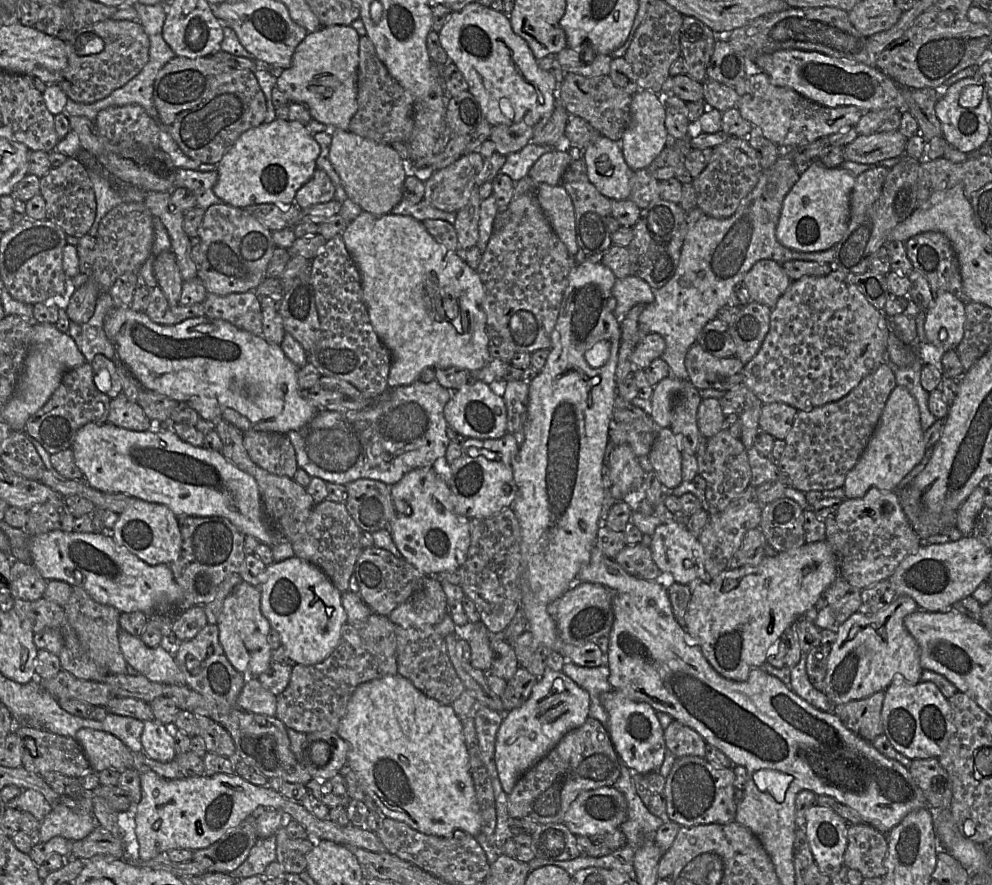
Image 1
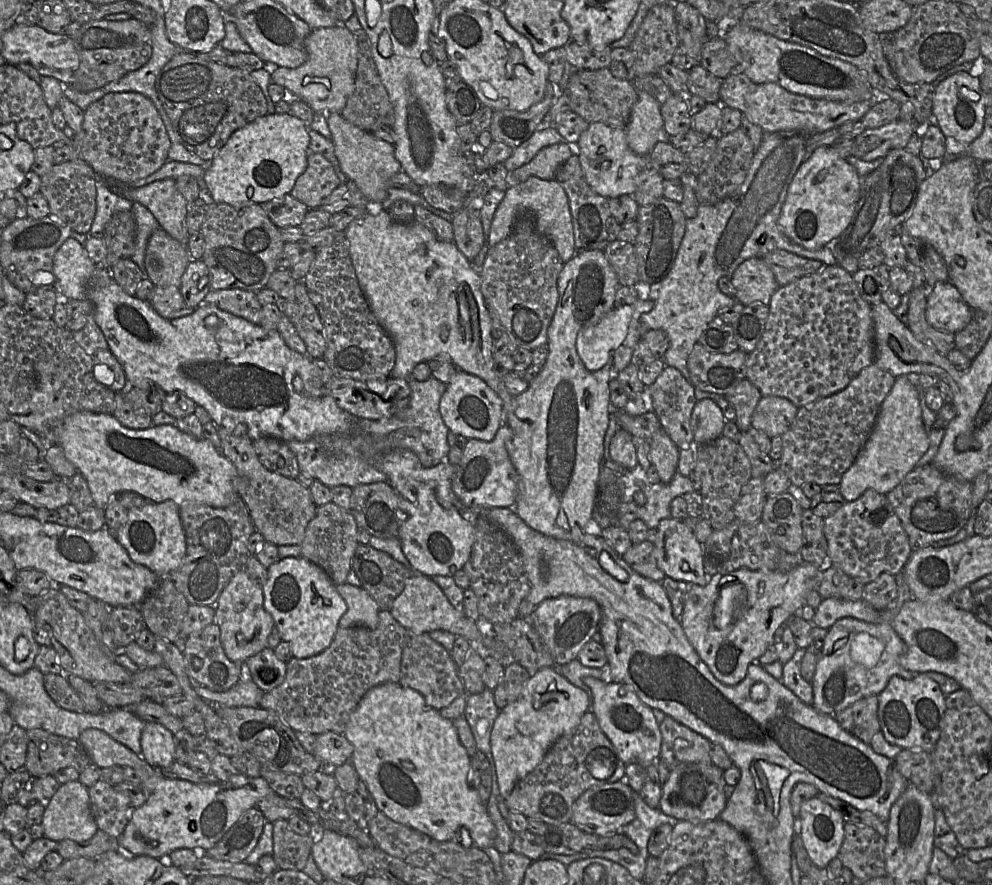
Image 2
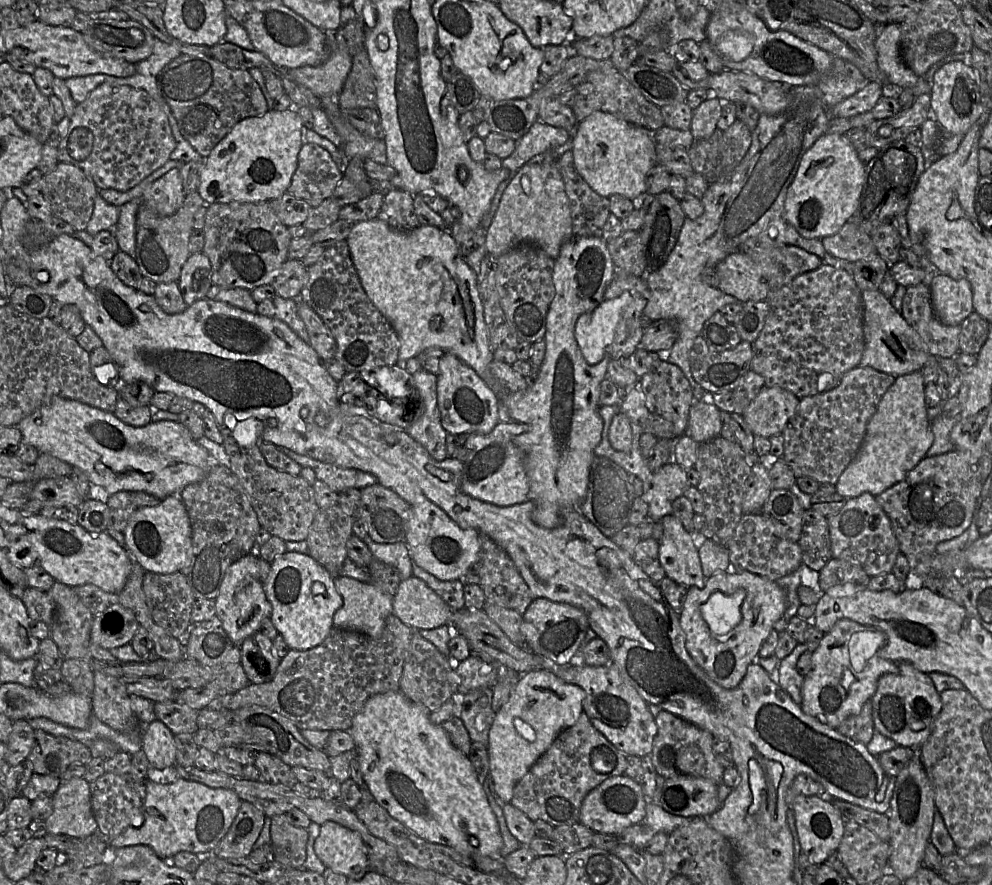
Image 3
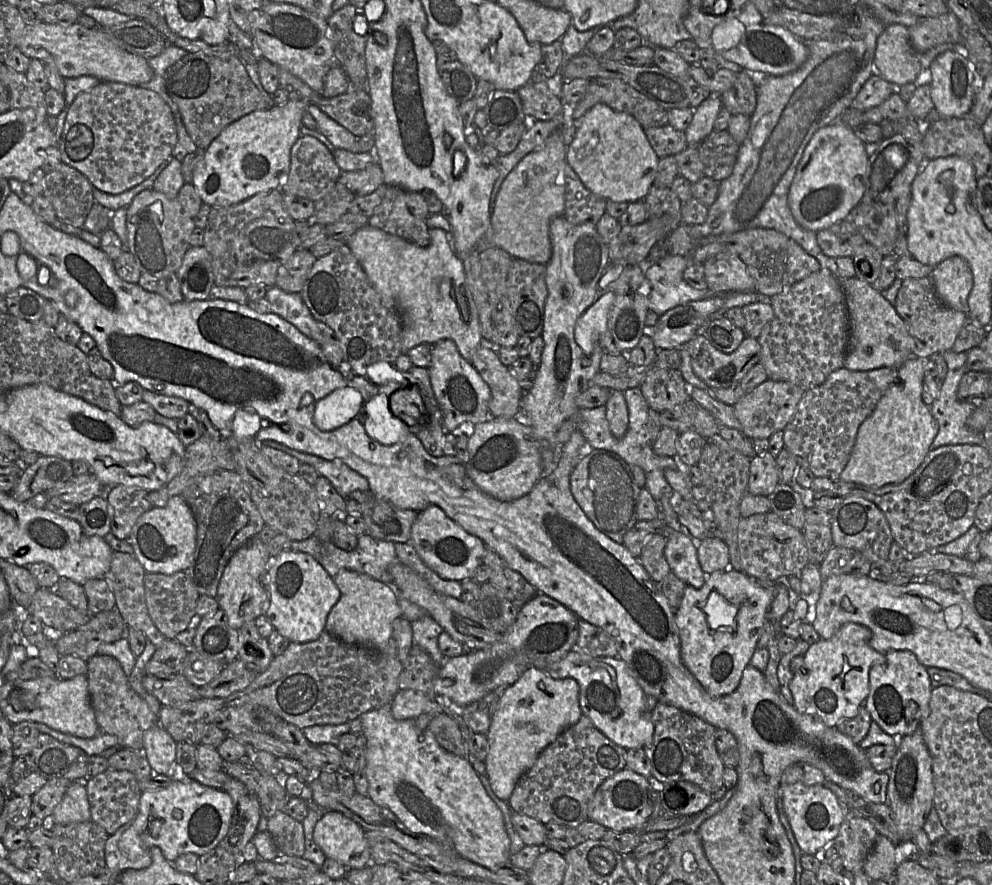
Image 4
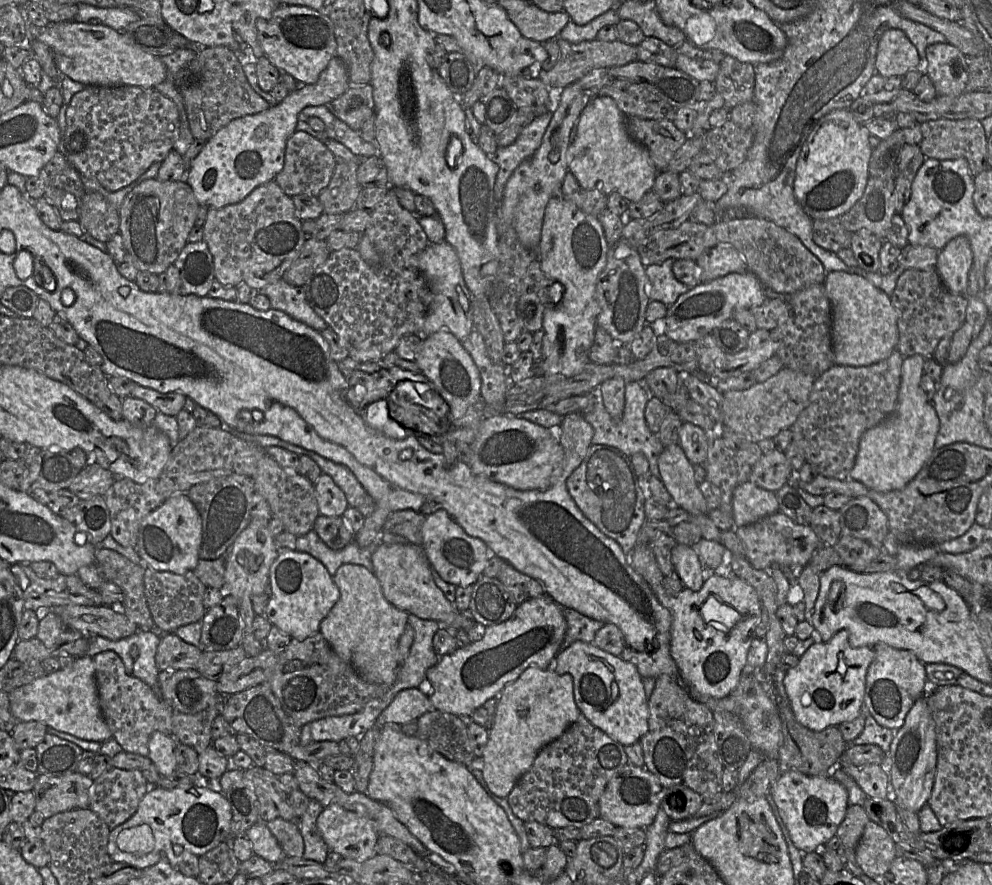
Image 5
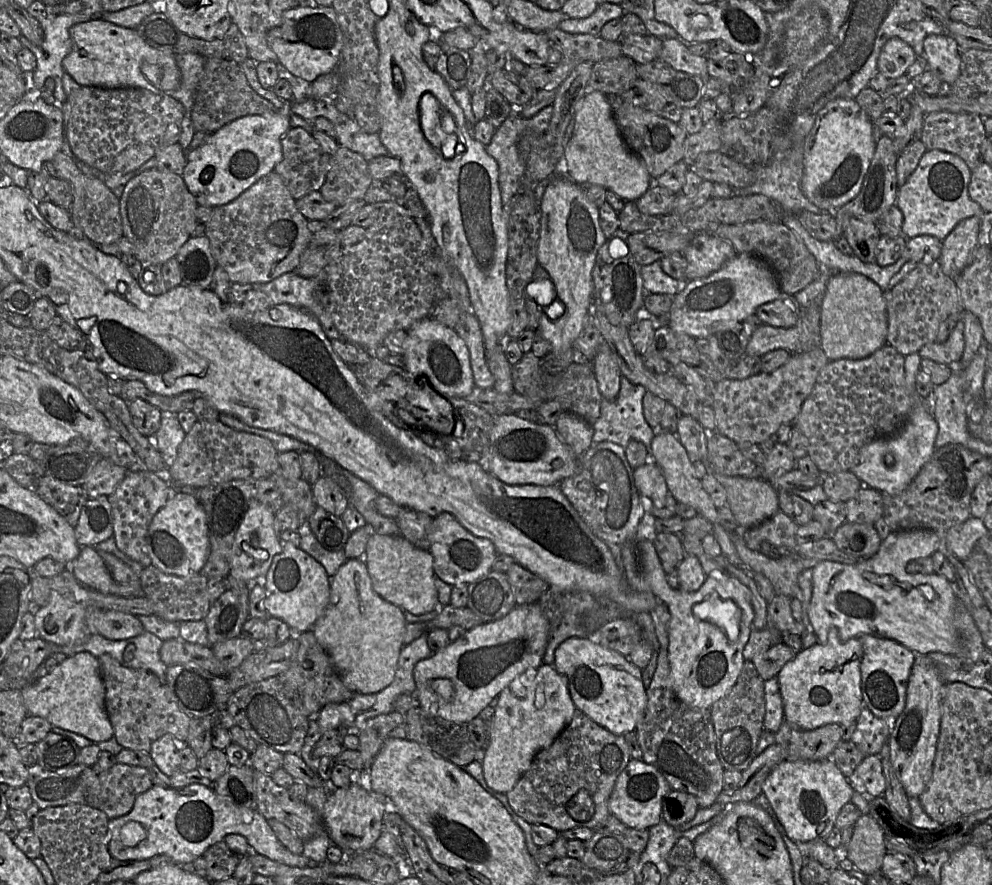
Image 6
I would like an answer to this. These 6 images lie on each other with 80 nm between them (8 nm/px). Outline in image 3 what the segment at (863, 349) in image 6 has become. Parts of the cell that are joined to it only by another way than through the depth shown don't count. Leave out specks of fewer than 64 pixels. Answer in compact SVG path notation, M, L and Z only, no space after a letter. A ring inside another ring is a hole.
M864 290L861 293L865 348L859 363L860 367L871 367L899 377L914 371L921 371L926 364L933 362L935 356L929 353L920 336L893 307L881 290Z

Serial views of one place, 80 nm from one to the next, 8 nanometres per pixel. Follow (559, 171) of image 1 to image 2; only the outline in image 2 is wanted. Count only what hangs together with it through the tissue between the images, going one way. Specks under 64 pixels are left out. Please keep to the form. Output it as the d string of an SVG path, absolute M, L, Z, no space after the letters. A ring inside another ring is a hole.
M558 143L539 151L536 156L527 164L508 171L506 182L513 187L520 182L526 181L529 177L540 179L554 179L558 169L571 157L571 150L567 143Z

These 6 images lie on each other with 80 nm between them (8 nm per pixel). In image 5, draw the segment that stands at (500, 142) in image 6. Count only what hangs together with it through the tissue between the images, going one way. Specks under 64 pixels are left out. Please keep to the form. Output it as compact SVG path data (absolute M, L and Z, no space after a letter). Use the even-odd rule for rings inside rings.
M553 112L536 116L509 146L498 147L493 155L488 155L499 166L494 184L494 199L497 205L502 200L507 180L514 170L540 147L544 133L552 119Z

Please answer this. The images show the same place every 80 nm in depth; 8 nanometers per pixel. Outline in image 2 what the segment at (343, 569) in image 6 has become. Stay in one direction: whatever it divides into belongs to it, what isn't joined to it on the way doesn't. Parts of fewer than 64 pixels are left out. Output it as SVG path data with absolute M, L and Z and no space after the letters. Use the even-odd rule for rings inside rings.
M348 583L338 584L336 589L347 605L345 614L339 620L339 627L375 629L378 626L381 609L365 589Z

